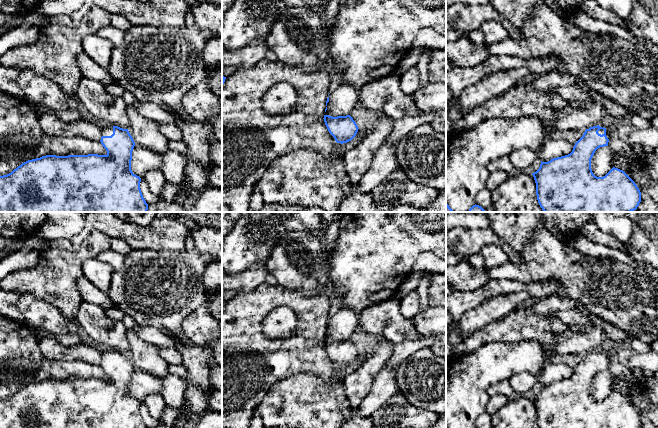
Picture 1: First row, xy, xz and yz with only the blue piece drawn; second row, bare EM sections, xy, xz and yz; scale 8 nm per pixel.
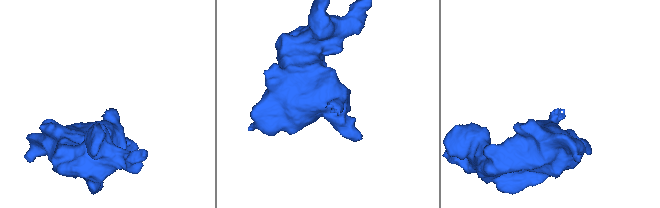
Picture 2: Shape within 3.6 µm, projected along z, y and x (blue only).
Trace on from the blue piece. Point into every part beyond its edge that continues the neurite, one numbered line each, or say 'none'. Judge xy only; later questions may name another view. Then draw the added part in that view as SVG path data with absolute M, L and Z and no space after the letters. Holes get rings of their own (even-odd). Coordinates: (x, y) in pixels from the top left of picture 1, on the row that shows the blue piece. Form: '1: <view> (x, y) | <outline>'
1: xy (107, 130) | M105 125L102 127L102 136L111 136L113 134L113 126Z

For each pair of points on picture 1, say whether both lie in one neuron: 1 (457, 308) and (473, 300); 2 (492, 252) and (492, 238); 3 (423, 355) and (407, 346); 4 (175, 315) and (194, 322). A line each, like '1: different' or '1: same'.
1: same
2: different
3: different
4: different

